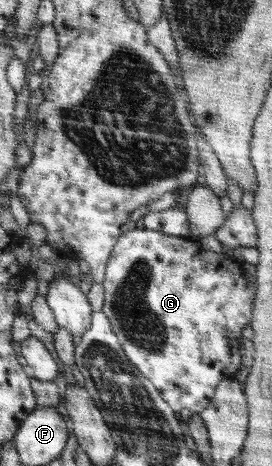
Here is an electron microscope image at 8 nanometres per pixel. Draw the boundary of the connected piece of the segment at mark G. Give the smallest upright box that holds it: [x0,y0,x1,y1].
[102,228,256,416]

